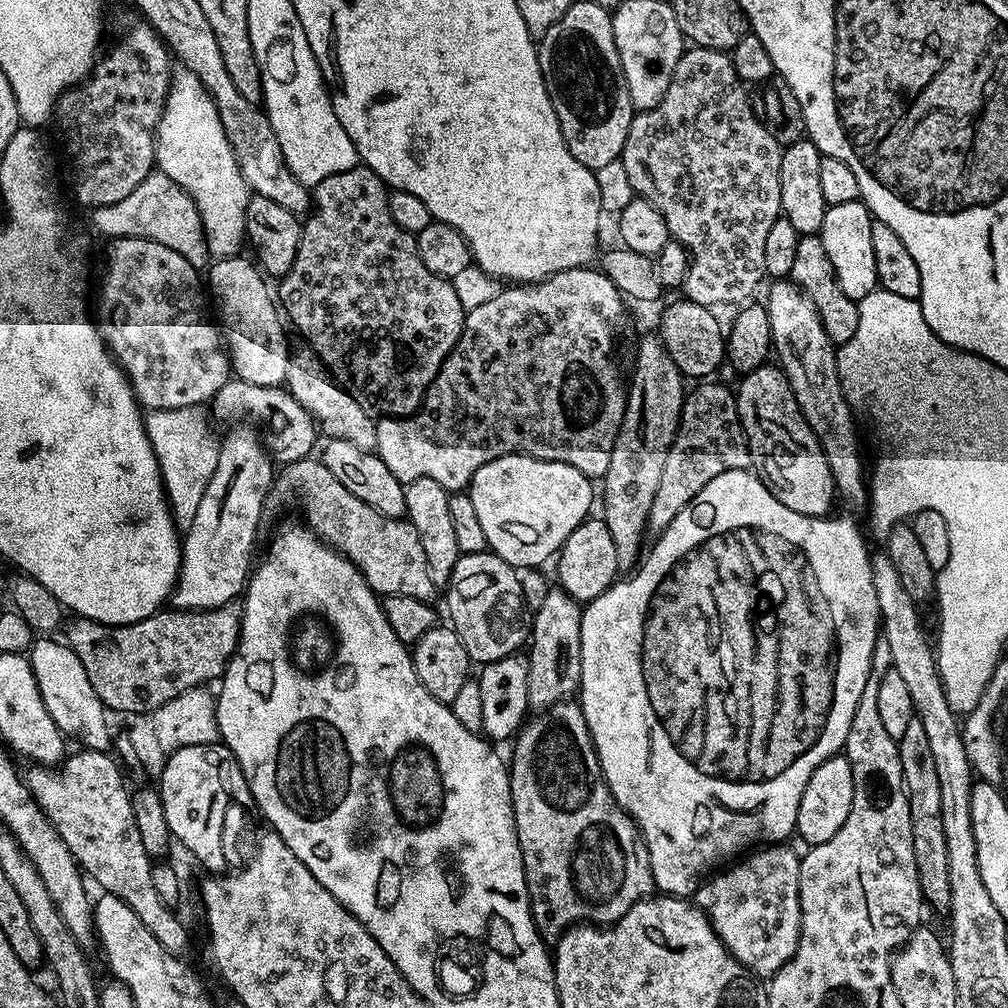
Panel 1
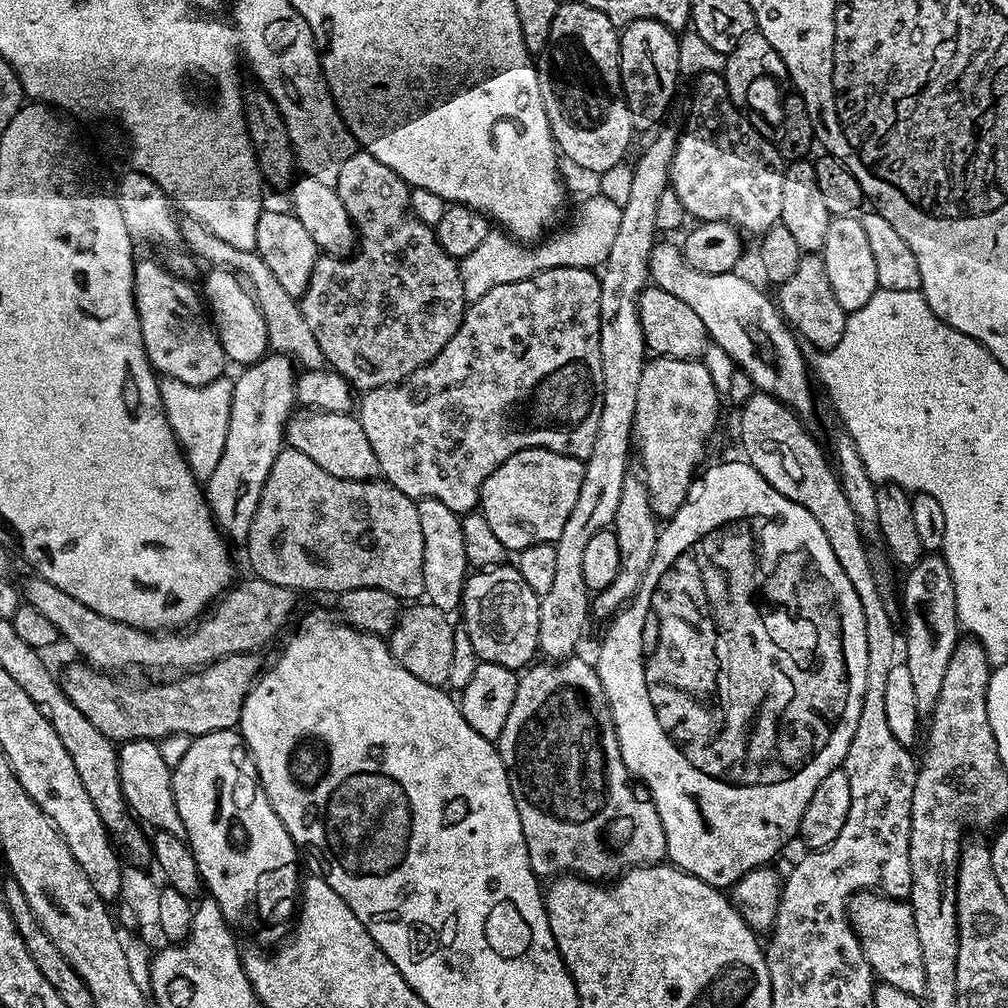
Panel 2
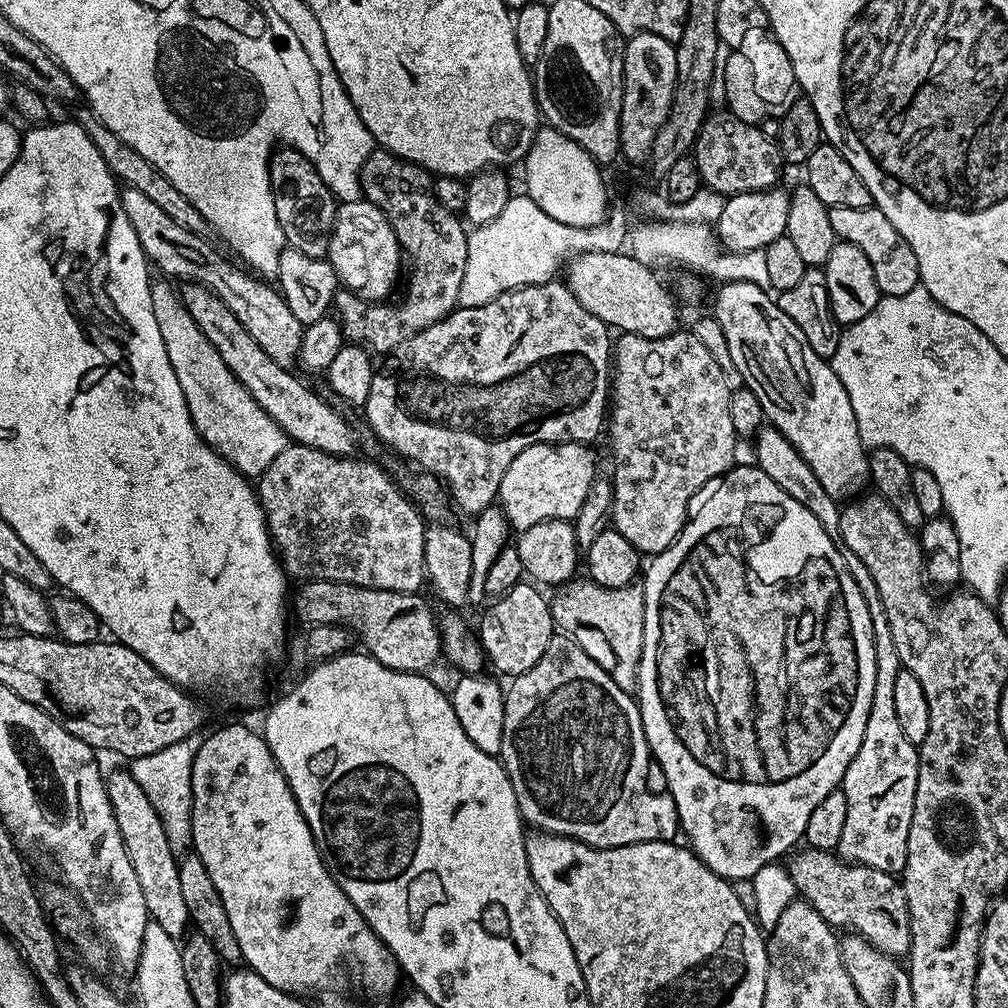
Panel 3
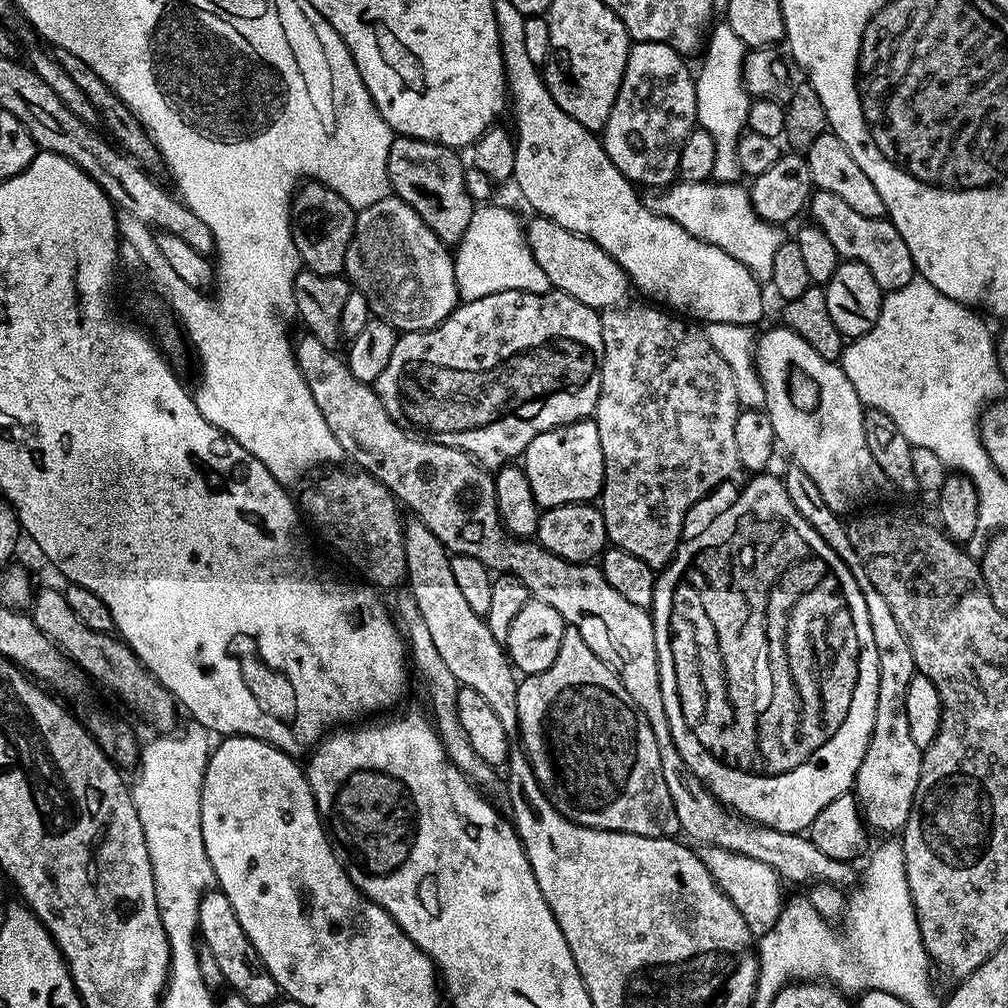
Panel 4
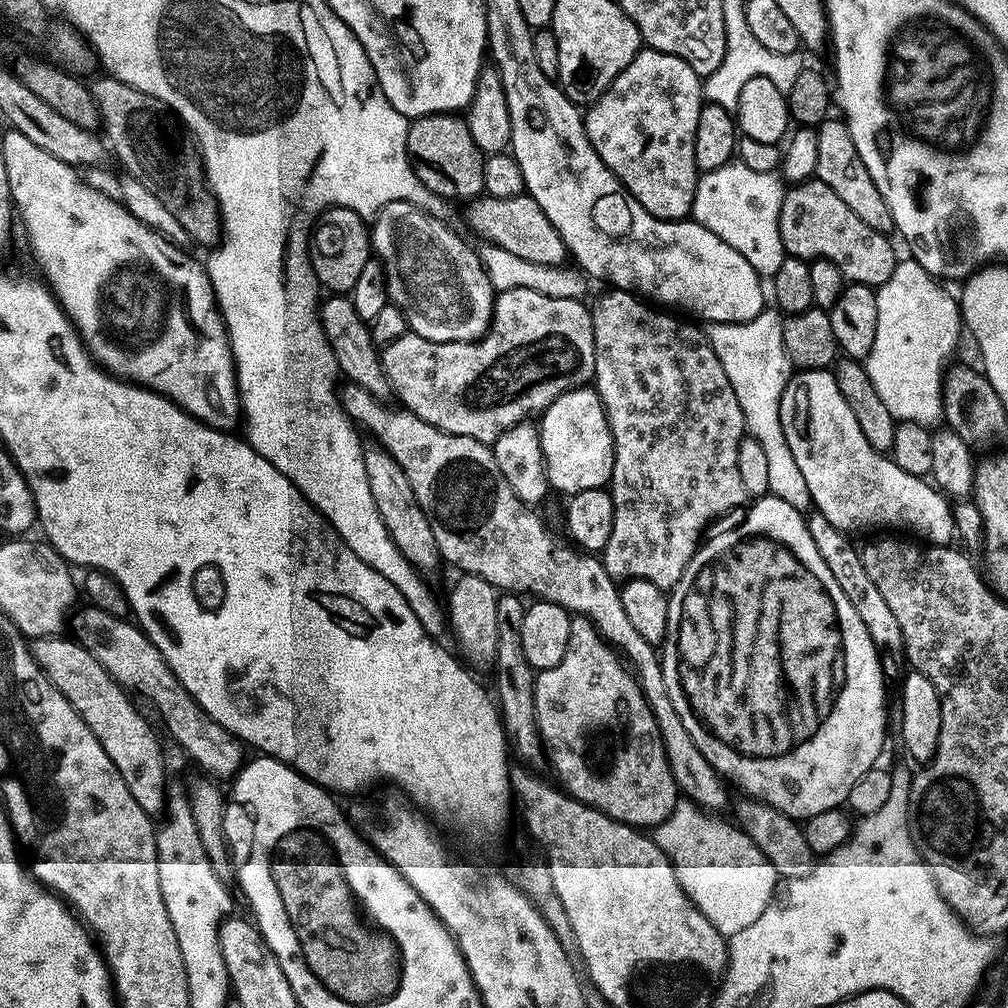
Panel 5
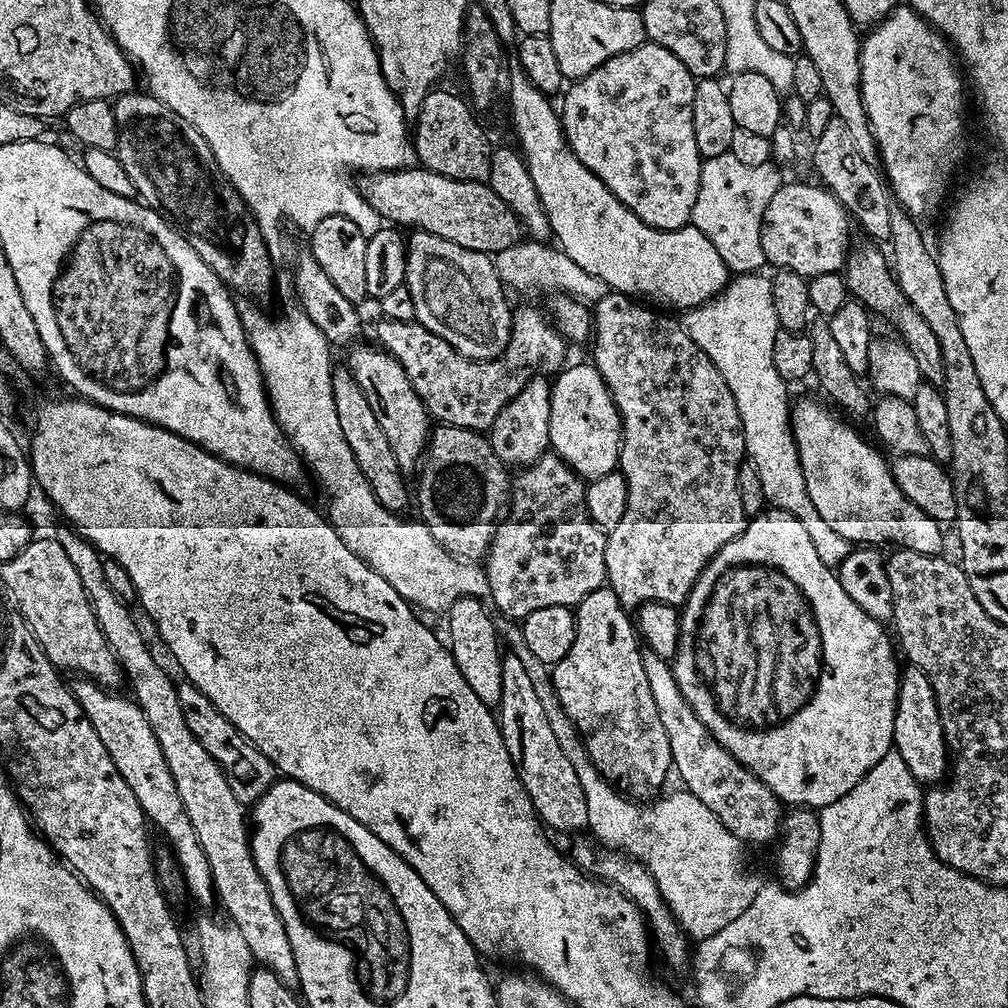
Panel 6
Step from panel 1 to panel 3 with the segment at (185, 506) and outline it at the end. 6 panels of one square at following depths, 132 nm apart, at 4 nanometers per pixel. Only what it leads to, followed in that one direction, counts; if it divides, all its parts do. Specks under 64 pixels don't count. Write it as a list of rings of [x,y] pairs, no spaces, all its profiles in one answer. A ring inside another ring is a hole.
[[[153,295],[154,318],[162,329],[162,342],[166,342],[166,354],[174,374],[178,374],[178,386],[186,398],[186,406],[198,434],[214,451],[234,465],[239,472],[249,478],[258,478],[282,454],[290,441],[278,422],[272,420],[266,410],[254,402],[254,398],[234,378],[234,374],[222,362],[218,350],[210,346],[206,334],[198,330],[194,318],[184,309],[183,303],[175,295]],[[173,296],[173,297],[172,297]]]

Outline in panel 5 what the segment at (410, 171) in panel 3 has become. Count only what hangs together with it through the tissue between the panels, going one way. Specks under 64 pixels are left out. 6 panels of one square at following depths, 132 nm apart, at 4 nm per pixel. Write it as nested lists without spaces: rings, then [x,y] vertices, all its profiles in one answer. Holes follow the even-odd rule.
[[[435,112],[429,116],[415,117],[409,126],[408,154],[413,174],[434,195],[468,202],[484,192],[483,166],[486,156],[478,146],[474,146],[468,121],[463,115]]]

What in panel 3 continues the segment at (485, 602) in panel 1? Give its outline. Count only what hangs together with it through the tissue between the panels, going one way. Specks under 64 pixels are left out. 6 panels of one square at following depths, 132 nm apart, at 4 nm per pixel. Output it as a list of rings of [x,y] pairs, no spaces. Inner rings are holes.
[[[521,582],[483,609],[485,612],[478,627],[478,639],[487,663],[491,667],[493,664],[505,678],[521,676],[530,670],[530,666],[546,654],[546,646],[550,646],[550,638],[554,635],[552,609],[549,597],[544,597],[539,591],[541,589],[535,583]]]

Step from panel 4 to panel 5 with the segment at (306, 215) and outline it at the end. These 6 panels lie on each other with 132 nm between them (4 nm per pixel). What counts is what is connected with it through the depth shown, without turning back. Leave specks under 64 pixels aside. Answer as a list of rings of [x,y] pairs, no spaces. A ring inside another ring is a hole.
[[[327,207],[311,227],[308,241],[309,258],[317,281],[332,294],[351,293],[354,282],[362,275],[362,269],[370,259],[372,242],[369,225],[354,210]]]

